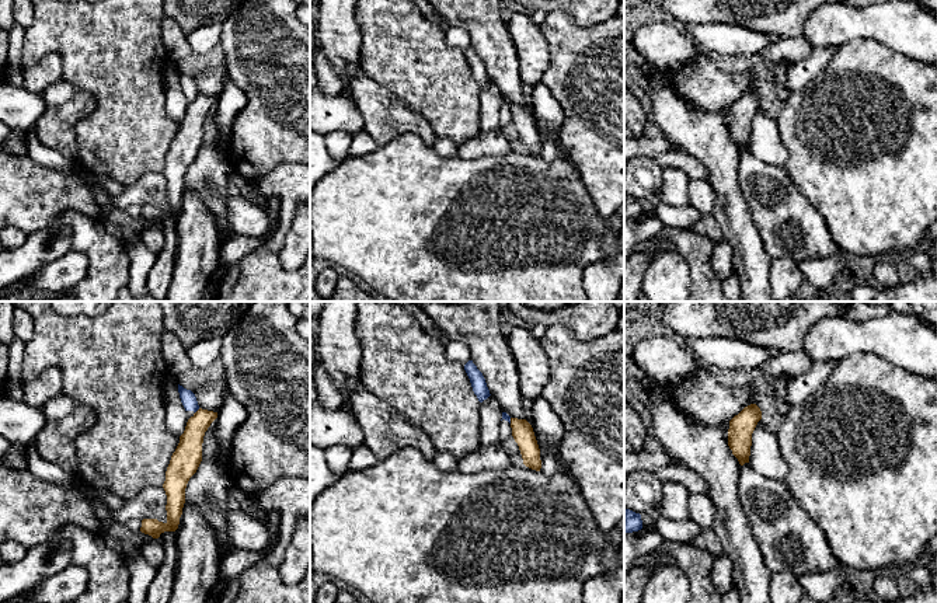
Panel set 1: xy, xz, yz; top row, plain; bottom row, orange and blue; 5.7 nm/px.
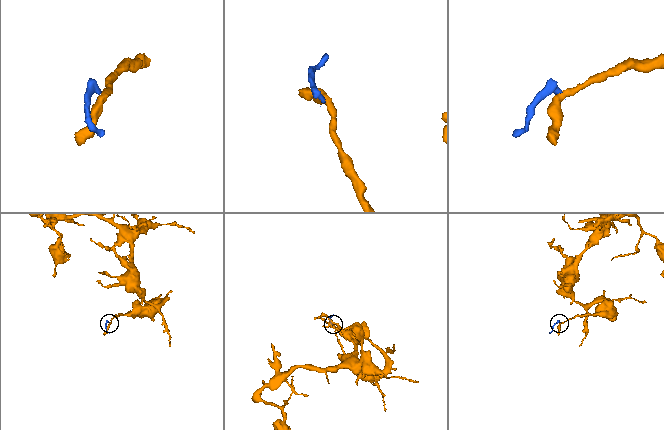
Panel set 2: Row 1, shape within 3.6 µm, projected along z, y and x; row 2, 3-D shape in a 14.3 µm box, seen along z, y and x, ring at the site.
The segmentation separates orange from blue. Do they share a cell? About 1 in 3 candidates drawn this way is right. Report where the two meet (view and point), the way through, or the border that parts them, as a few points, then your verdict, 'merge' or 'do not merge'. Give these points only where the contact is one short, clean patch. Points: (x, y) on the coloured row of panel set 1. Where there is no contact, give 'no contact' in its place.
xy (197, 411) | along xy (199, 408), (195, 412) | do not merge

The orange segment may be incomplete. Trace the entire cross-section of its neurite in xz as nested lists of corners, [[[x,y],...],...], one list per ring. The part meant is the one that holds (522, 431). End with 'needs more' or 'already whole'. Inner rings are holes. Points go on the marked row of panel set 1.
[[[511,418],[512,436],[519,446],[523,464],[532,470],[540,471],[540,449],[532,425],[526,419]]] | already whole

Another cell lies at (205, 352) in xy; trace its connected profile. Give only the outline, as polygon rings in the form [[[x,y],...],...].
[[[205,339],[187,348],[188,358],[195,369],[203,369],[220,356],[222,339]]]

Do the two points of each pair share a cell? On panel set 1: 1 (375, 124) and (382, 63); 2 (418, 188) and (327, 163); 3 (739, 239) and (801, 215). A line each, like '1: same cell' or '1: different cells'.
1: different cells
2: different cells
3: different cells

